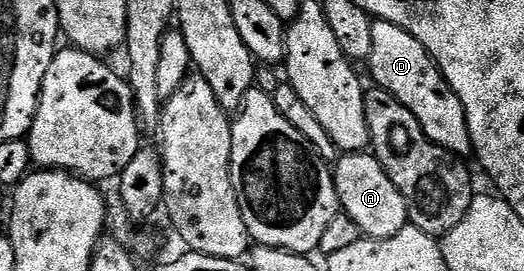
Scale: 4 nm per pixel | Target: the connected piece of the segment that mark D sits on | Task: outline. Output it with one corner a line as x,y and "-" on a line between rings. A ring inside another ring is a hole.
379,20
373,21
373,48
366,59
366,66
372,73
372,78
379,89
390,92
390,96
402,103
410,112
414,112
414,120
426,132
428,139
442,148
446,148
451,154
457,156
471,155
473,153
470,140
470,128
466,120
466,112
462,100
445,82
442,72
436,67
436,61
398,24
390,24

